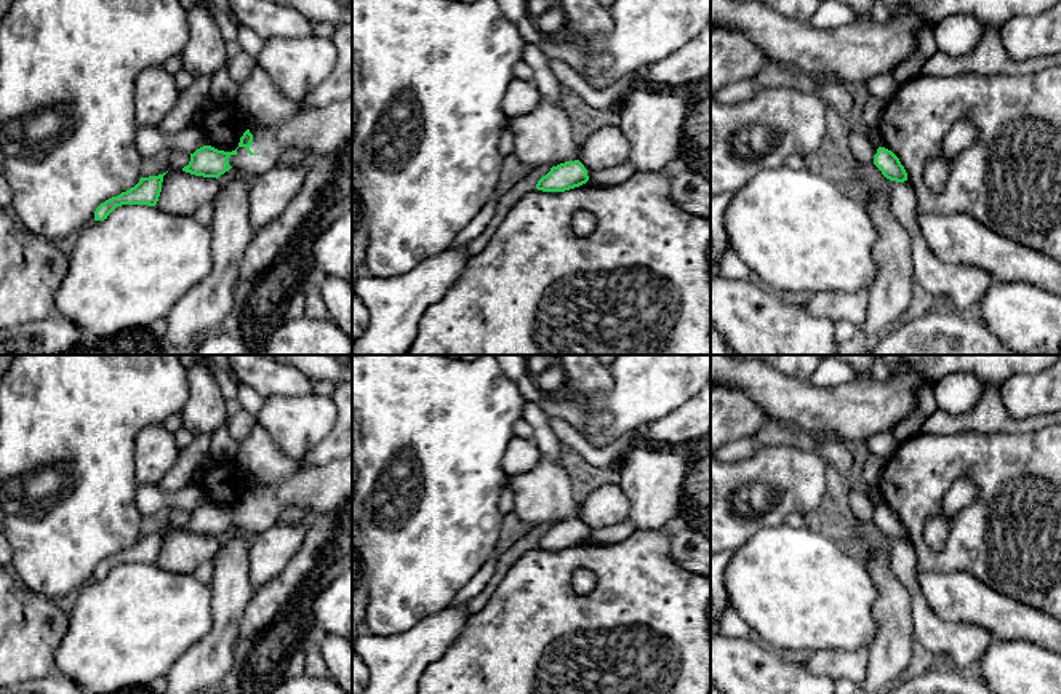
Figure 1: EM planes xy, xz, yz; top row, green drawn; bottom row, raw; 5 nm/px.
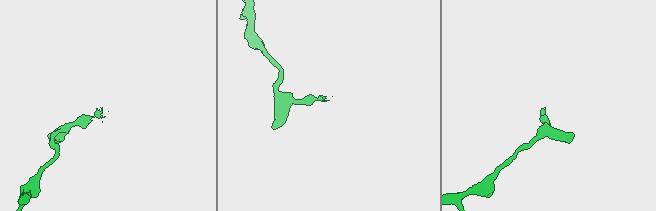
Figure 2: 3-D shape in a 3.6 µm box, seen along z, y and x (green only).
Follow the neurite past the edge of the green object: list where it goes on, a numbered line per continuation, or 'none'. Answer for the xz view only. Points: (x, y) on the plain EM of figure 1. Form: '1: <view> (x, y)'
none

